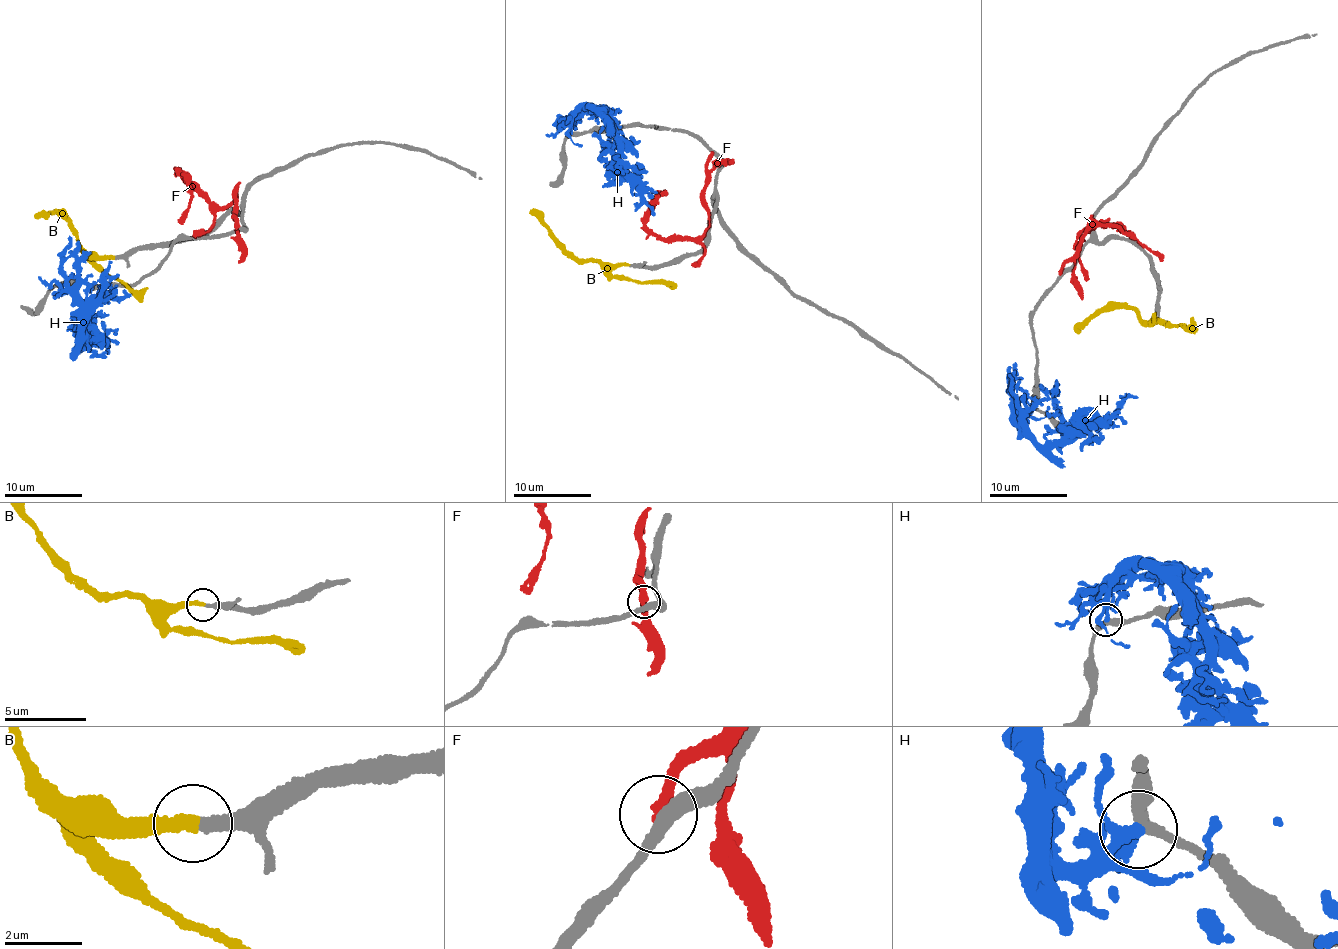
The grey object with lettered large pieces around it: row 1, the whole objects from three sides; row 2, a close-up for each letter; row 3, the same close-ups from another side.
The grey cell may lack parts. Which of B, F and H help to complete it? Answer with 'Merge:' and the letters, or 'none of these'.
Merge: B

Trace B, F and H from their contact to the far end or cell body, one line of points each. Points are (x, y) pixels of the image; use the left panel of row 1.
B: (113, 256), (84, 254), (67, 221), (53, 211), (36, 215)
F: (236, 227), (236, 193), (232, 204), (209, 204), (178, 170), (188, 176), (191, 194), (180, 223)
H: (61, 285), (79, 310), (77, 318), (84, 334), (81, 340), (100, 338), (113, 330), (115, 334)

